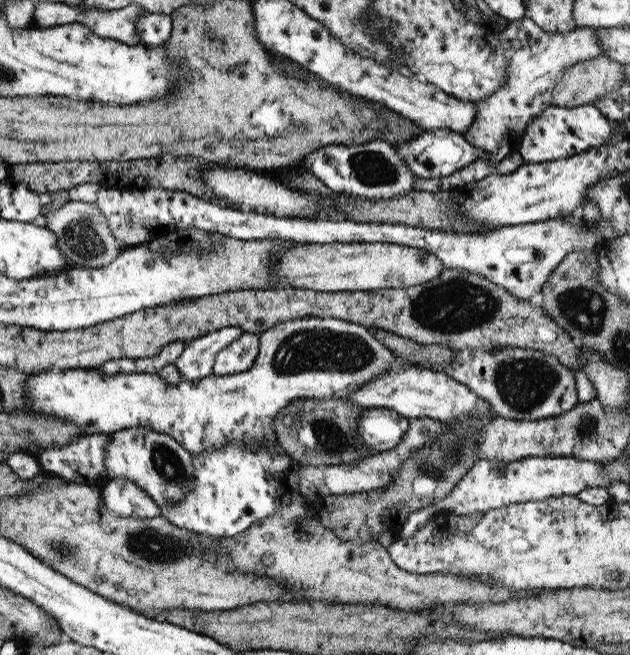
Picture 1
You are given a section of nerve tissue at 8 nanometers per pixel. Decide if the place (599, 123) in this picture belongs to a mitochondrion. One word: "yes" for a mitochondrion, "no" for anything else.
no

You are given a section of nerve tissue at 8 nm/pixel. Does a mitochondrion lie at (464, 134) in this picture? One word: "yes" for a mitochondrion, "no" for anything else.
no

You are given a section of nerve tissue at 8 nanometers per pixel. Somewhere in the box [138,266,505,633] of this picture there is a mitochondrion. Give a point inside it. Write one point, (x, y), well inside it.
(321, 350)

